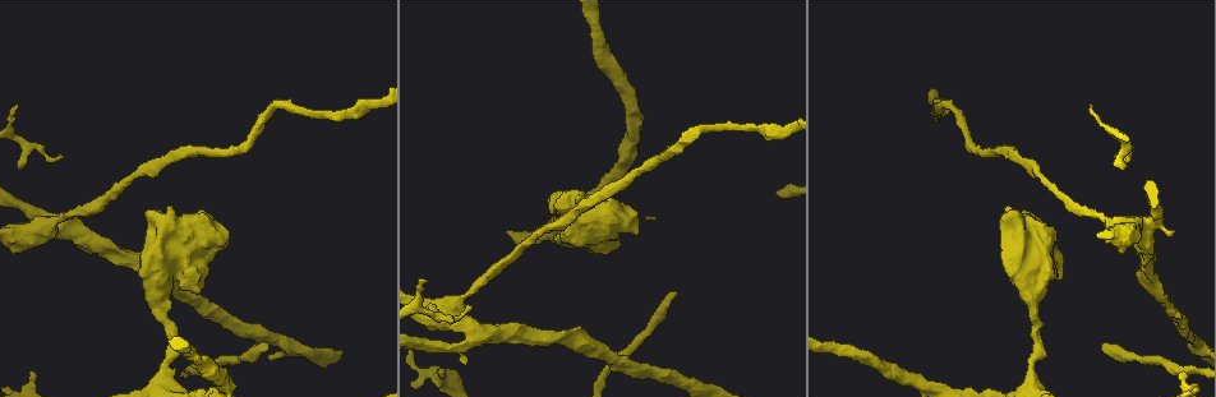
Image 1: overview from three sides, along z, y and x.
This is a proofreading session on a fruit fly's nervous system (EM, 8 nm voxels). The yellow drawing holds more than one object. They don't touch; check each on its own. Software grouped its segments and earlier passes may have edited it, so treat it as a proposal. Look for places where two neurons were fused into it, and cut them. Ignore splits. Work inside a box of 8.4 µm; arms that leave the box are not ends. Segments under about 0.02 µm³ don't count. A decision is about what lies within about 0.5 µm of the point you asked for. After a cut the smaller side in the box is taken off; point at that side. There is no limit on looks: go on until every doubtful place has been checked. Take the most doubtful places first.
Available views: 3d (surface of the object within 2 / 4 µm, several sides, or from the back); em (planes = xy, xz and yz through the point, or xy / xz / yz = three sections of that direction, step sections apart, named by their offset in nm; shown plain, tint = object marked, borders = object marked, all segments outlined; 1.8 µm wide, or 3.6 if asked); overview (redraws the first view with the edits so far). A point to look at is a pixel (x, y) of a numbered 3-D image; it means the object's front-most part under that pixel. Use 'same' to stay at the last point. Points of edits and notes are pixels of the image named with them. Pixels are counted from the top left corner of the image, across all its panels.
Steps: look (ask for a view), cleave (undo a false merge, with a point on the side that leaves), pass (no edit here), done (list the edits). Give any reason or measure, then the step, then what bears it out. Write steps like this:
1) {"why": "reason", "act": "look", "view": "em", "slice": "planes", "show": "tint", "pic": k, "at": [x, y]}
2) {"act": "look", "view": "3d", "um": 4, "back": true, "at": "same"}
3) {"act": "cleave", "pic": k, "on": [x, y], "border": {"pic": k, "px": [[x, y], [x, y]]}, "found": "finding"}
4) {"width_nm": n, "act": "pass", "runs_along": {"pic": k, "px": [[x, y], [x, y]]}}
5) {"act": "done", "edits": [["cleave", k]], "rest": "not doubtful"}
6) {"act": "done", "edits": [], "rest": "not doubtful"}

{"act": "look", "view": "em", "slice": "xz", "step": 8, "show": "tint", "pic": 1, "at": [1153, 221]}

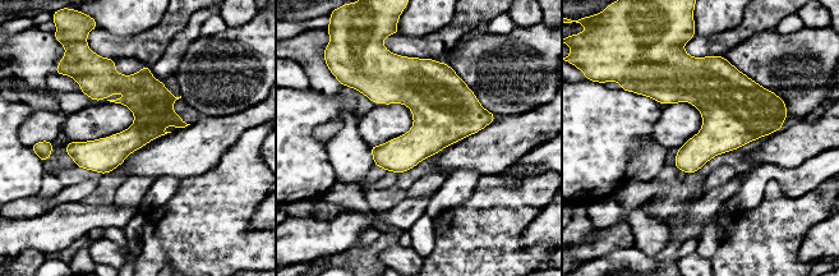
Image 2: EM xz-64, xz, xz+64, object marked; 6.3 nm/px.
{"act": "look", "view": "em", "slice": "planes", "show": "tint", "at": "same"}

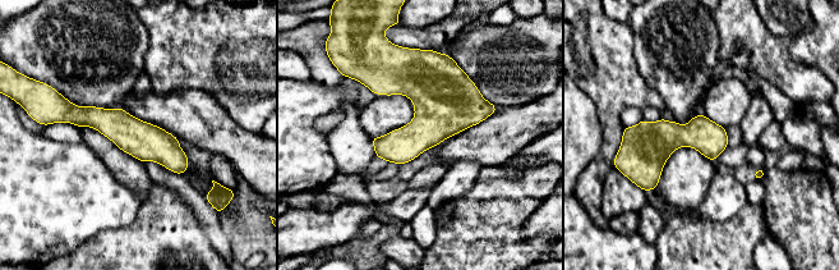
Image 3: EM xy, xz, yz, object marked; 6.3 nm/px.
{"act": "pass", "found": "one neuron here"}

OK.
{"why": "sharp bend", "act": "look", "view": "em", "slice": "planes", "show": "tint", "pic": 1, "at": [168, 369]}

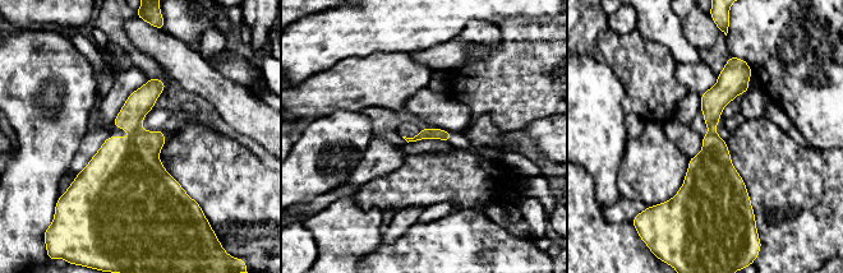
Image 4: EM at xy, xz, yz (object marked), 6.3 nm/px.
{"act": "pass", "runs_along": {"pic": 4, "px": [[733, 60], [712, 103], [704, 209]]}, "found": "continuous, no second neuron"}

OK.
{"why": "side arm on a straight run", "act": "look", "view": "3d", "um": 4, "pic": 1, "at": [42, 230]}

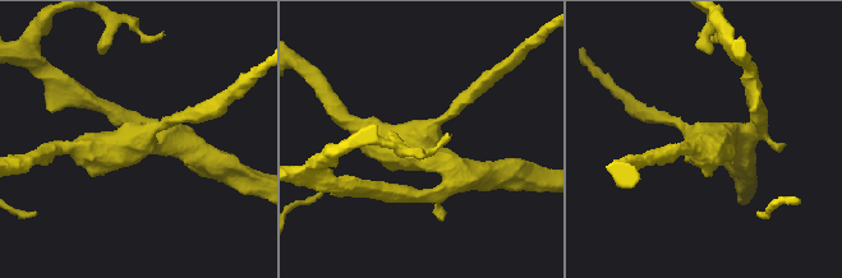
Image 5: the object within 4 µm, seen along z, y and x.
{"arms": 3, "why": "shape alone is not enough", "act": "look", "view": "em", "um": 3.6, "slice": "xy", "step": 4, "show": "plain", "pic": 5, "at": [422, 135]}

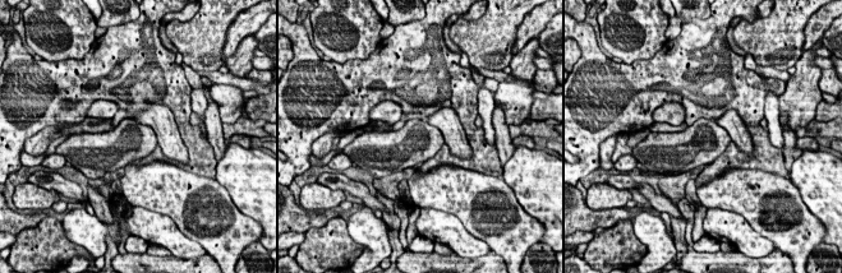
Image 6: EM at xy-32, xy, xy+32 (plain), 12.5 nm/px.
{"act": "look", "view": "em", "um": 3.6, "slice": "xy", "step": 4, "show": "tint", "at": "same"}

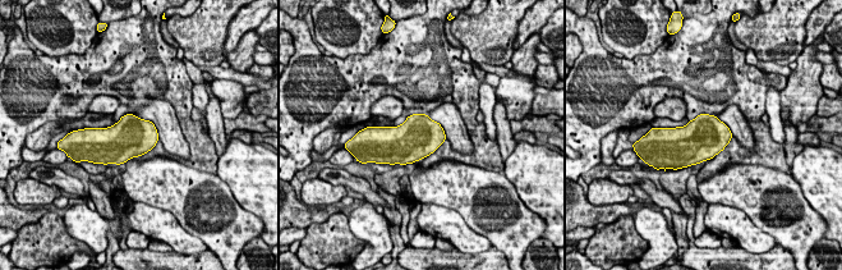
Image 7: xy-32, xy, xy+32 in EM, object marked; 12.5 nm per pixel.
{"act": "pass", "found": "all the same neuron"}

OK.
{"act": "done", "edits": [], "rest": "not doubtful"}

